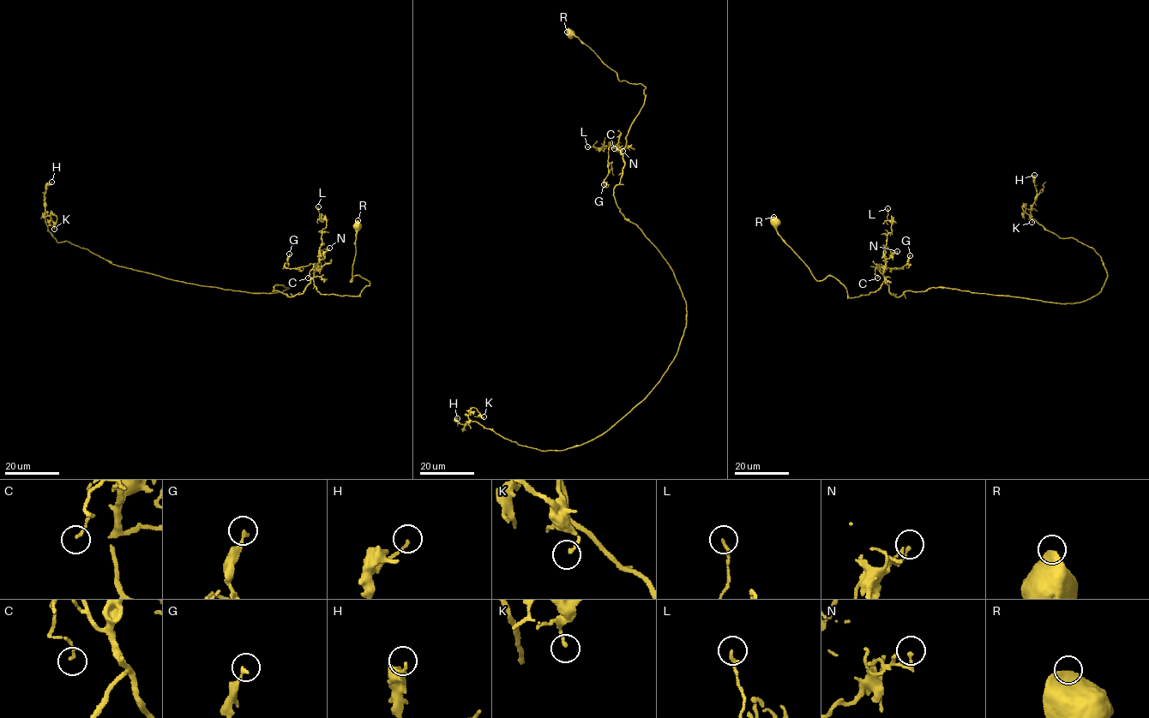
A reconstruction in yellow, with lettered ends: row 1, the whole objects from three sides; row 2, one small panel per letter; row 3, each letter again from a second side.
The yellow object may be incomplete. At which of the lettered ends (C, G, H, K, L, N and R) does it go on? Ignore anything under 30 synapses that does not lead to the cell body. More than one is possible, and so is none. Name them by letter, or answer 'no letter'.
no letter

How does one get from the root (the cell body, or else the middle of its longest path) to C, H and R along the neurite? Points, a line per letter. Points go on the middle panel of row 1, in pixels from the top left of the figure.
C: (677, 282), (659, 251), (617, 205), (614, 188), (619, 182), (624, 164), (620, 151), (610, 144), (614, 148)
H: (677, 282), (686, 313), (676, 356), (643, 399), (599, 435), (544, 451), (457, 418)
R: (677, 282), (614, 196), (624, 164), (621, 152), (645, 88), (619, 80), (567, 32)

